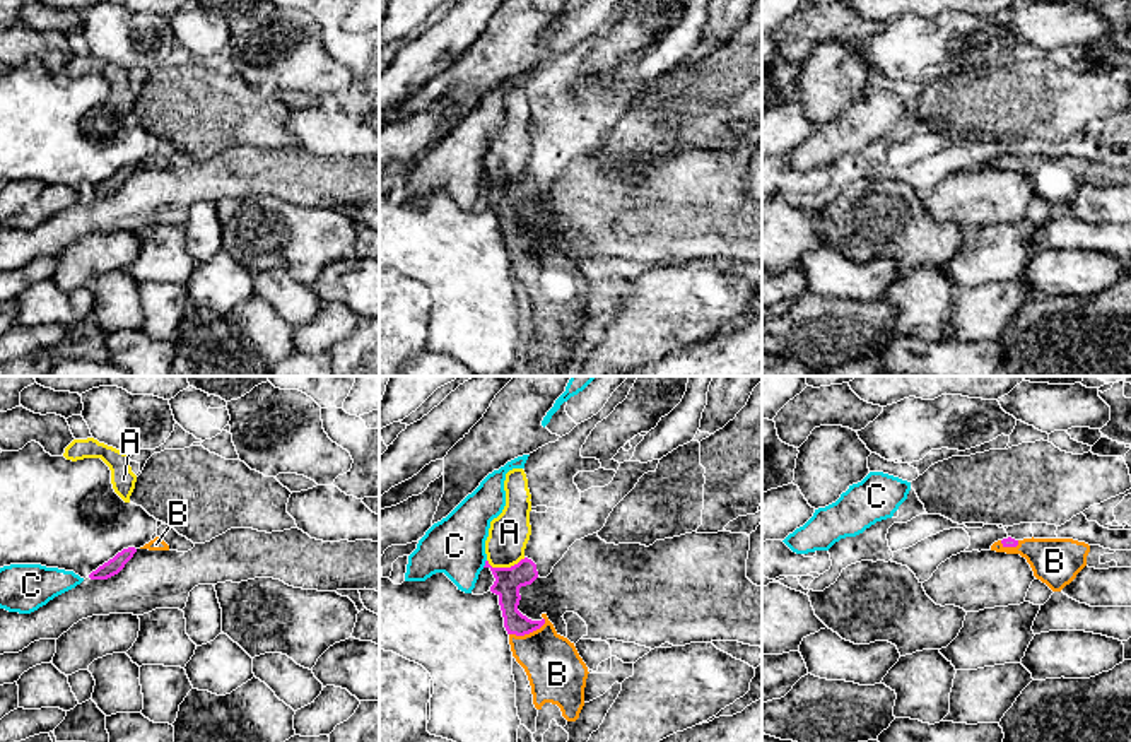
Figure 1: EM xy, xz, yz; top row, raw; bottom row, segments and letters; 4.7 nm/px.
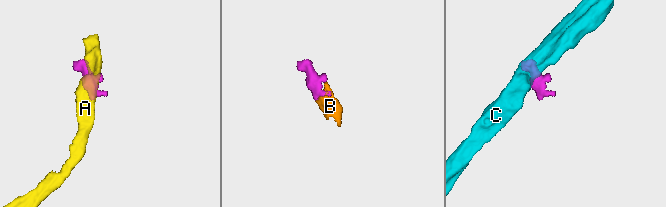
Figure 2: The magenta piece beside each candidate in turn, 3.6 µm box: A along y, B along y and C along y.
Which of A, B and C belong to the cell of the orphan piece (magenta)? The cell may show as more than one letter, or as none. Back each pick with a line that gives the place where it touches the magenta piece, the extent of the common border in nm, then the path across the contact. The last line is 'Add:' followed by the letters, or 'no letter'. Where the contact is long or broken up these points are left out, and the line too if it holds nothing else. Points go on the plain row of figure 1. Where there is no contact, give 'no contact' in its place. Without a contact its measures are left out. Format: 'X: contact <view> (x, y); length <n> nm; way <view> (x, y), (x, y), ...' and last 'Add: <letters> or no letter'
B: contact xz (528, 250); length 190 nm; way xz (506, 202), (509, 229), (528, 250), (557, 291)
Add: B

